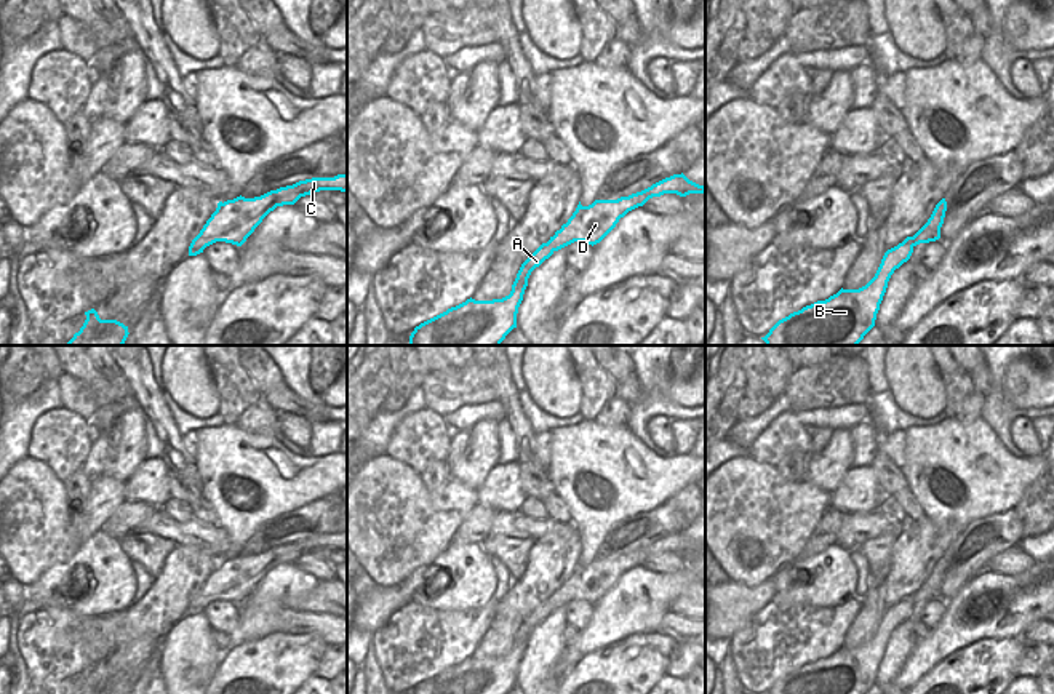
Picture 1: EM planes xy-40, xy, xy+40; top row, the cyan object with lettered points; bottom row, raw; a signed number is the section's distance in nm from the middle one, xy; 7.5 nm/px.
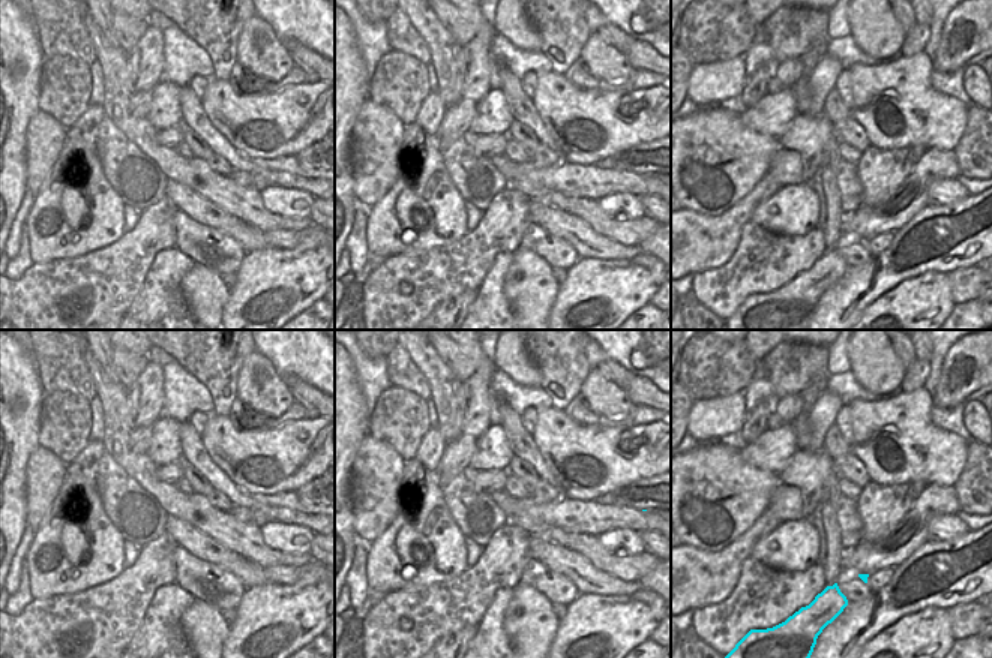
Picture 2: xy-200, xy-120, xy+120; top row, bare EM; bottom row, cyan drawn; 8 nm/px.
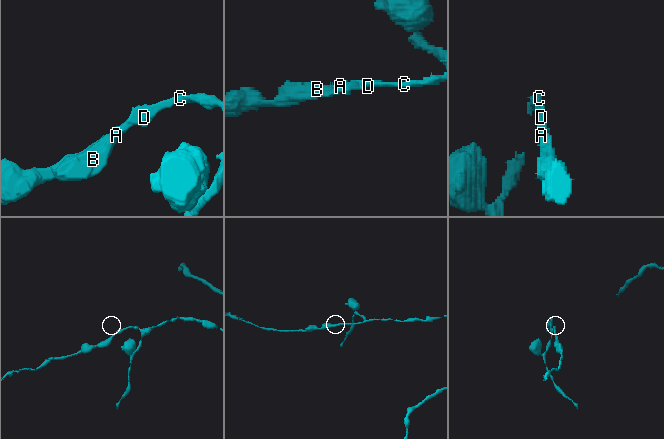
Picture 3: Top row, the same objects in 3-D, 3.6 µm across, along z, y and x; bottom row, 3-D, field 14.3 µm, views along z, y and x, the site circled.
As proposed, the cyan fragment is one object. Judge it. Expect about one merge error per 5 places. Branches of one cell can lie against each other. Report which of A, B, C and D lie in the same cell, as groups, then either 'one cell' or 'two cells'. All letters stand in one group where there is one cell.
A B C D | one cell

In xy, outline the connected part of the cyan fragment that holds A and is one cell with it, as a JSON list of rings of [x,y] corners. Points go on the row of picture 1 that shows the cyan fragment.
[[[681,173],[617,200],[595,200],[589,206],[579,201],[568,222],[521,264],[509,296],[493,301],[470,297],[416,326],[409,336],[409,345],[501,345],[505,336],[517,328],[518,307],[536,267],[574,241],[585,241],[592,246],[600,243],[629,211],[664,193],[686,197],[705,193],[705,187]]]

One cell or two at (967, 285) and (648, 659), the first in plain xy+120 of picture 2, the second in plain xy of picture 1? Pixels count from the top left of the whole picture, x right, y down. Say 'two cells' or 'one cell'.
two cells

